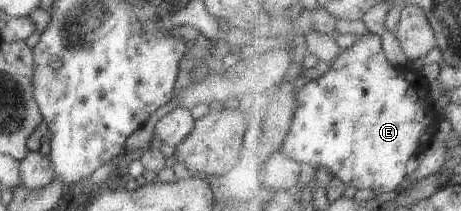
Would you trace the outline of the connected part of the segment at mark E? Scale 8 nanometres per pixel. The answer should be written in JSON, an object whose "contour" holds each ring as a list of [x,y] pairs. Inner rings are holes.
{"contour":[[[367,33],[360,37],[351,47],[342,49],[340,55],[323,75],[319,77],[312,77],[310,75],[310,80],[303,86],[302,92],[296,96],[295,113],[291,119],[280,126],[278,131],[282,132],[280,138],[284,140],[285,153],[295,161],[302,164],[307,163],[316,170],[324,167],[330,171],[332,175],[338,177],[346,187],[352,186],[352,188],[356,190],[372,190],[376,194],[392,192],[392,190],[399,192],[405,187],[407,176],[406,164],[408,164],[408,160],[414,155],[421,155],[427,147],[434,143],[434,134],[436,134],[436,130],[438,130],[437,126],[441,117],[438,115],[435,108],[436,104],[432,100],[432,87],[433,85],[431,85],[429,80],[424,76],[422,70],[415,70],[408,64],[405,66],[392,66],[392,64],[386,60],[386,54],[384,54],[384,50],[382,50],[380,35]]]}

